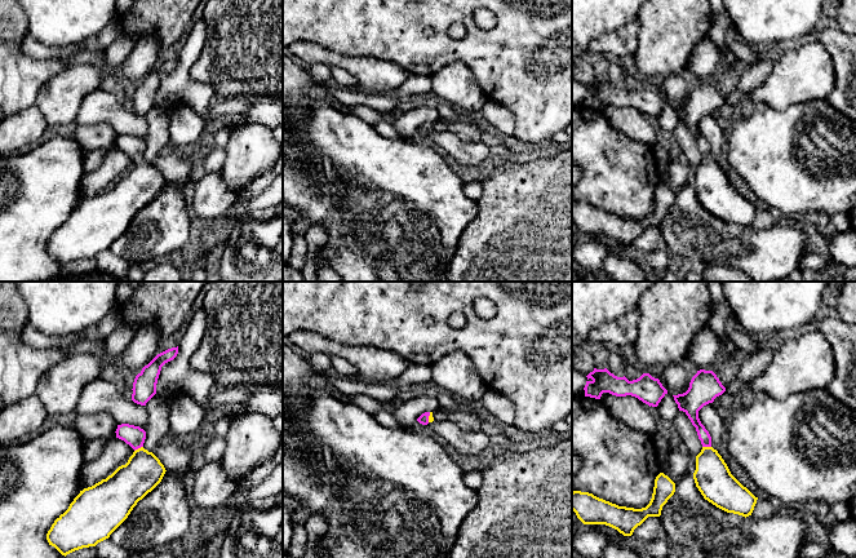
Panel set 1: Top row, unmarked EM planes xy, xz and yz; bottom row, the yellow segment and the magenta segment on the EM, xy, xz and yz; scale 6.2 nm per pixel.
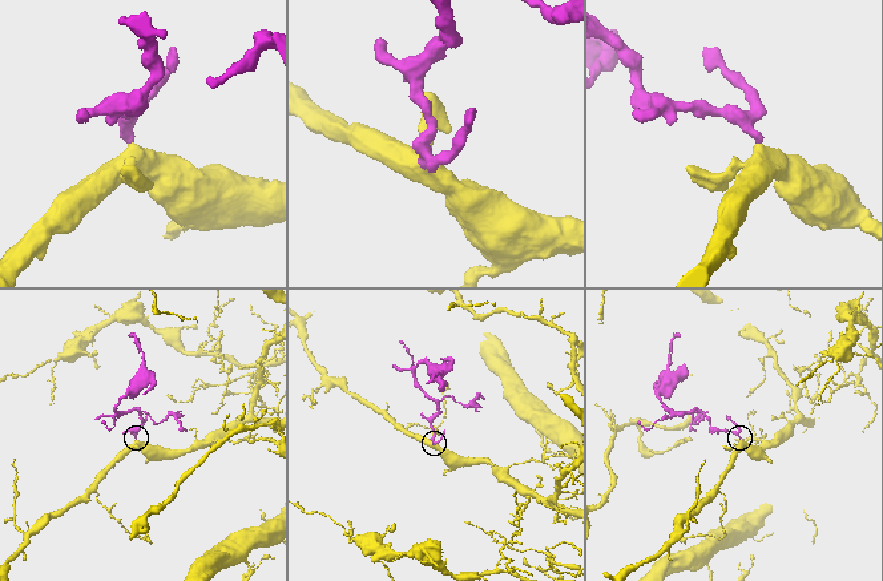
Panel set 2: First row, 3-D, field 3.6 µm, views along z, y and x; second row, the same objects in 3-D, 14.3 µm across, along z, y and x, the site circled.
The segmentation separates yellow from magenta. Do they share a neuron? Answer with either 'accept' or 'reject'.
accept

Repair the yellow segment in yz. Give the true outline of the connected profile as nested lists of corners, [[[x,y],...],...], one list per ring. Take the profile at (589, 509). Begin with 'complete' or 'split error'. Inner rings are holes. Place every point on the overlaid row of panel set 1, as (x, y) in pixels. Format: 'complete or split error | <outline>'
complete | [[[664,473],[655,479],[649,504],[642,509],[618,506],[589,492],[572,492],[572,510],[584,524],[606,524],[624,536],[631,536],[634,530],[648,517],[660,517],[662,506],[675,492],[675,483]]]

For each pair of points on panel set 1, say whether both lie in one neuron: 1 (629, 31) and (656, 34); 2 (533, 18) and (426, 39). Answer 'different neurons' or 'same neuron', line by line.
1: different neurons
2: same neuron

